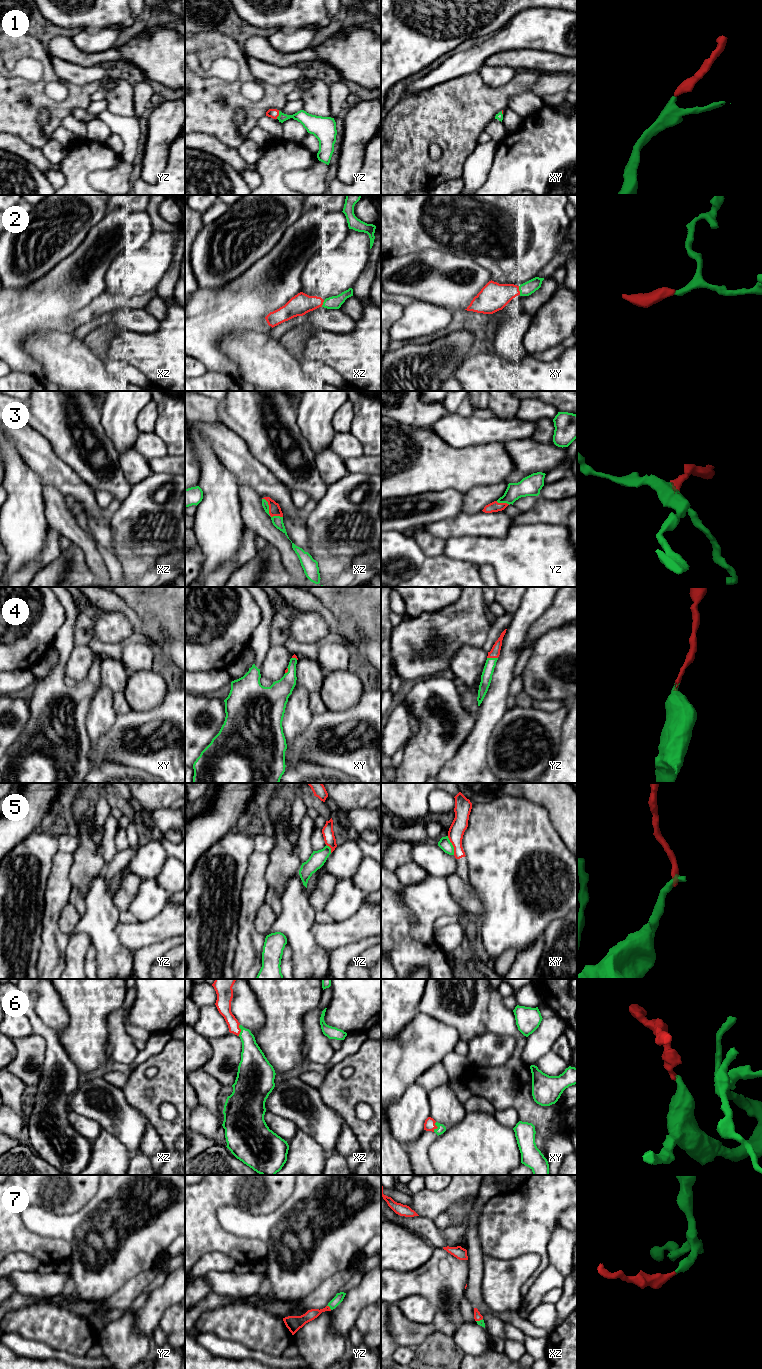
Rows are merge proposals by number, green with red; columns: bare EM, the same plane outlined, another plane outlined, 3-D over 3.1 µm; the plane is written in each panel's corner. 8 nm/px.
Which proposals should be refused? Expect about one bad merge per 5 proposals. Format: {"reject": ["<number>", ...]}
{"reject": ["5"]}

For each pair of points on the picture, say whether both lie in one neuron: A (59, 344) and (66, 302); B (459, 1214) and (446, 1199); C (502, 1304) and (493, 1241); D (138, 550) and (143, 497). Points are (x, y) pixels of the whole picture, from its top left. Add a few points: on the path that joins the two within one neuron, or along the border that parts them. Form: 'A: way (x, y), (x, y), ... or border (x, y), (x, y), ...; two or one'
A: border (37, 332), (59, 331), (70, 335); two
B: border (474, 1197), (460, 1204), (454, 1204), (445, 1211); two
C: border (483, 1255), (498, 1259), (519, 1259); two
D: way (137, 537), (139, 532), (137, 516), (140, 510); one

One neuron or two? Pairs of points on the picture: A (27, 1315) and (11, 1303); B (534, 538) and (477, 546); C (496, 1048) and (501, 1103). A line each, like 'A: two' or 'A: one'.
A: two
B: one
C: two

